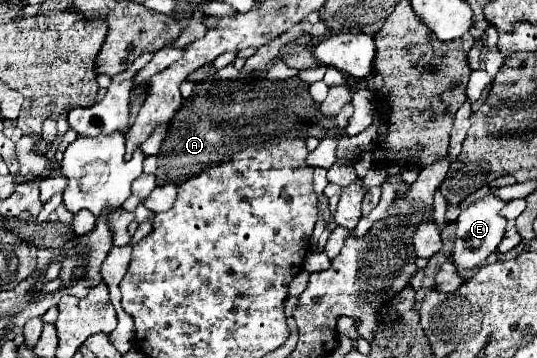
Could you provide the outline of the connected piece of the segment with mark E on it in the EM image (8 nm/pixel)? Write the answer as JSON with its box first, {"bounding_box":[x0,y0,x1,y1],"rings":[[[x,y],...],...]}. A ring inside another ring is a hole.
{"bounding_box":[452,195,506,271],"rings":[[[488,195],[484,199],[478,199],[476,203],[468,205],[466,209],[462,209],[460,217],[456,219],[456,239],[454,239],[454,249],[452,249],[452,263],[458,271],[466,271],[466,269],[474,269],[480,267],[480,263],[496,251],[498,243],[504,237],[504,227],[506,227],[506,219],[500,215],[500,209],[506,203],[496,199],[494,195]]]}

